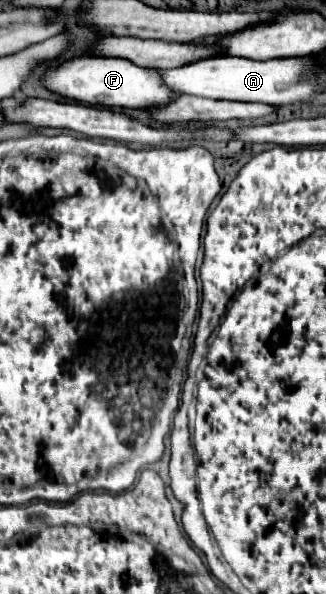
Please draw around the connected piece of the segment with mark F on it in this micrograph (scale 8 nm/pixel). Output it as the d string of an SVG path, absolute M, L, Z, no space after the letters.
M75 58L65 62L61 68L45 74L45 86L63 98L75 98L77 102L91 106L113 106L113 108L153 108L167 106L177 100L181 92L165 88L163 78L153 68L141 68L125 58Z

